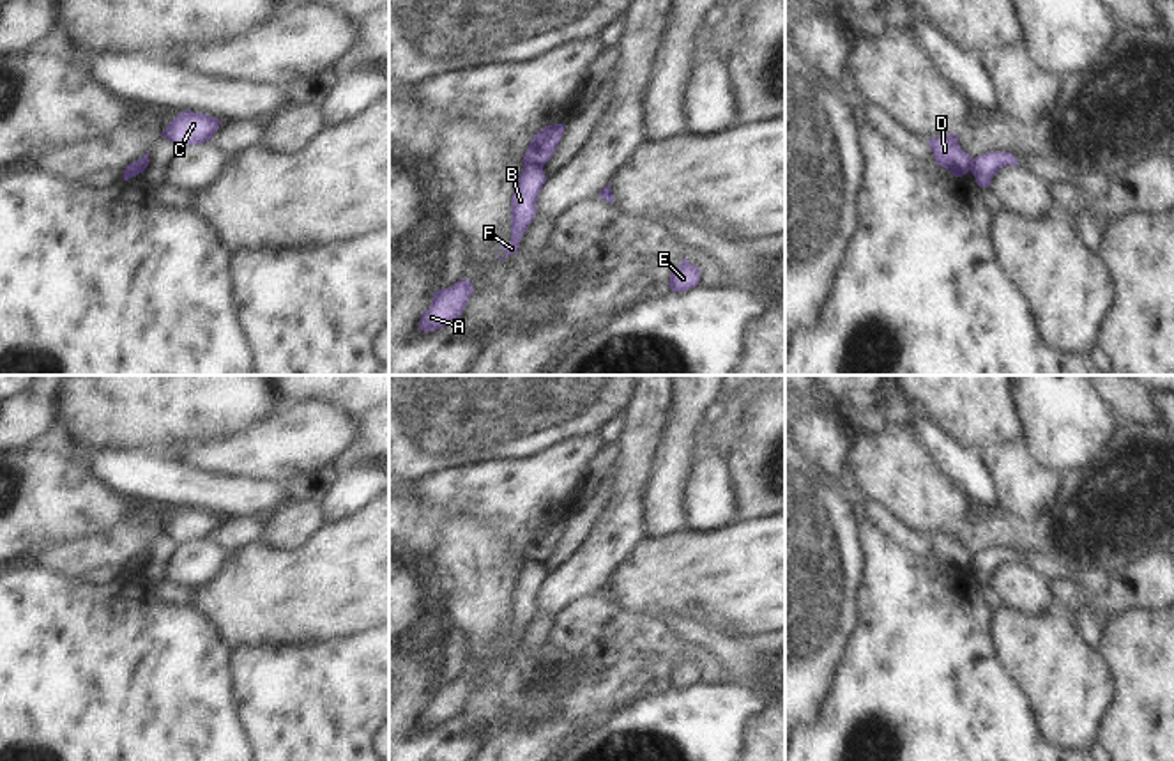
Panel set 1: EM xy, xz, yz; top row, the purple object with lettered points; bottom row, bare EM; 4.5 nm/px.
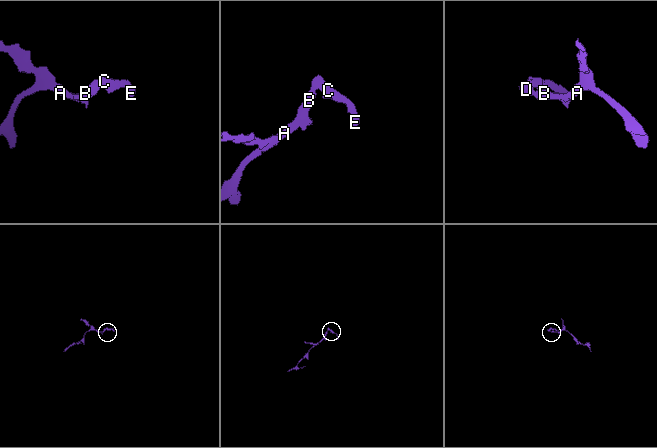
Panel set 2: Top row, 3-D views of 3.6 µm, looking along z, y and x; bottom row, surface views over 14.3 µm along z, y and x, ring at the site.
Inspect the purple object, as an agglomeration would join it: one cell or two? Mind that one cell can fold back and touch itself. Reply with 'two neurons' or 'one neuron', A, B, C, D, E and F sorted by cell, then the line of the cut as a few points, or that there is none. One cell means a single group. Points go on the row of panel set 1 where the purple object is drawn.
two neurons; groups A B F / C D E; cut xz (524, 163), (534, 163), (541, 169)

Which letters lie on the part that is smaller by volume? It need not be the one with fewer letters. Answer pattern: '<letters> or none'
C, D, E

